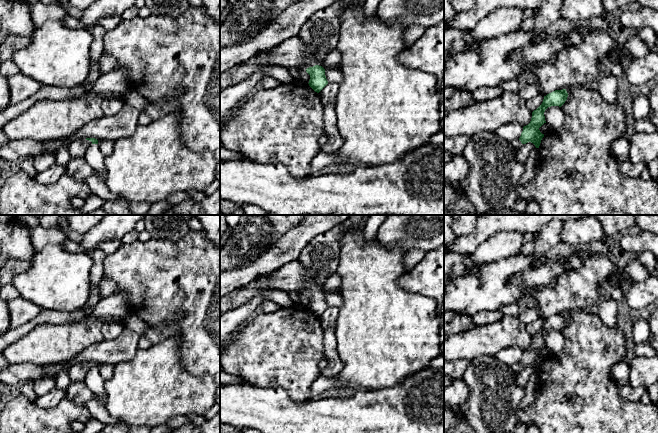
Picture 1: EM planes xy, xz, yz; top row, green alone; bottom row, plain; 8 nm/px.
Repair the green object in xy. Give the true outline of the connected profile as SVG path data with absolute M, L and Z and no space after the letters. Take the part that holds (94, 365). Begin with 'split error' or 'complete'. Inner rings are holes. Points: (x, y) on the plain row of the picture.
split error; M86 362L72 365L68 368L69 378L71 382L84 383L86 373L92 368L98 368L98 364L95 362Z

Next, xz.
split error; M308 285L301 288L298 293L306 295L310 299L309 310L319 317L327 308L325 293L322 290L316 289L313 285Z

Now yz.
split error; M566 313L555 314L546 320L544 320L542 328L532 336L532 342L528 349L523 351L523 355L519 363L511 366L513 374L513 382L515 382L515 376L523 369L531 366L536 372L539 372L544 358L542 358L539 352L546 347L544 336L548 331L559 330L561 331L567 324L568 317Z

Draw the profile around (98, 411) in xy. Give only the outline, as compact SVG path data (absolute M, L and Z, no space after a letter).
M90 400L87 403L86 408L91 415L91 418L102 422L104 425L114 425L121 422L119 419L110 415L106 407L96 400Z

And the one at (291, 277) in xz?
M295 260L265 275L264 282L260 287L289 293L298 292L301 288L305 288L308 285L313 285L325 294L331 293L325 290L325 284L316 282L303 265L298 260Z

